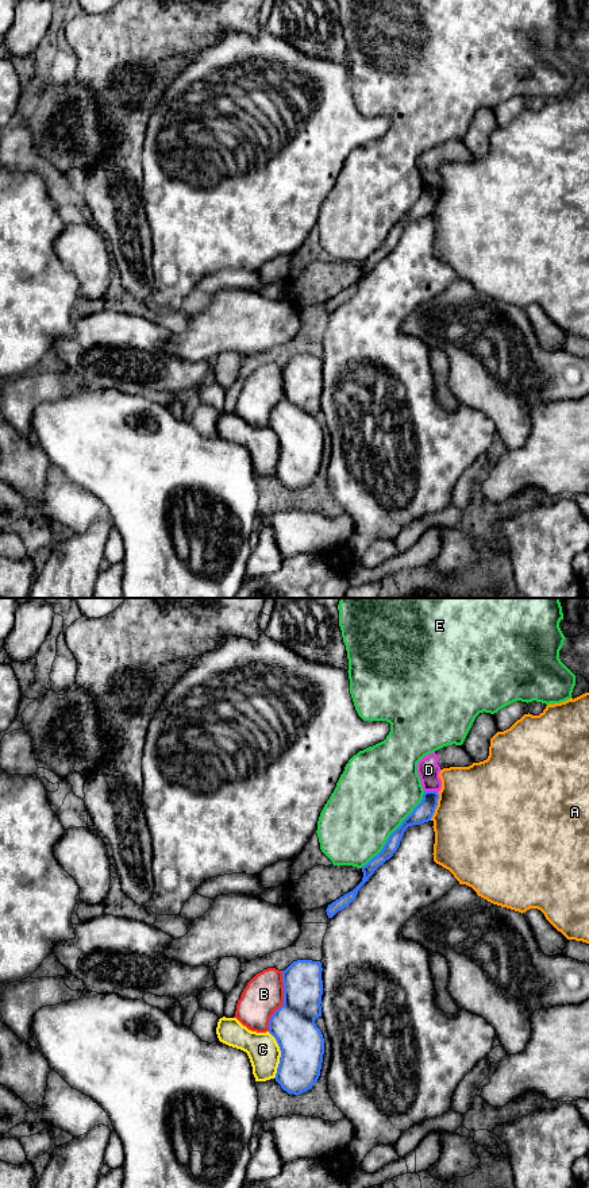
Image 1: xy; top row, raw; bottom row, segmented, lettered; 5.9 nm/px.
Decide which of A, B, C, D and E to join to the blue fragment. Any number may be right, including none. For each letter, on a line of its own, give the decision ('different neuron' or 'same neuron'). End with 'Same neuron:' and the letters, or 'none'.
A: different neuron
B: different neuron
C: different neuron
D: different neuron
E: different neuron
Same neuron: none

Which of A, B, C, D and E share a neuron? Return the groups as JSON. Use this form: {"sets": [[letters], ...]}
{"sets": [["A"], ["B"], ["C"], ["D"], ["E"]]}

